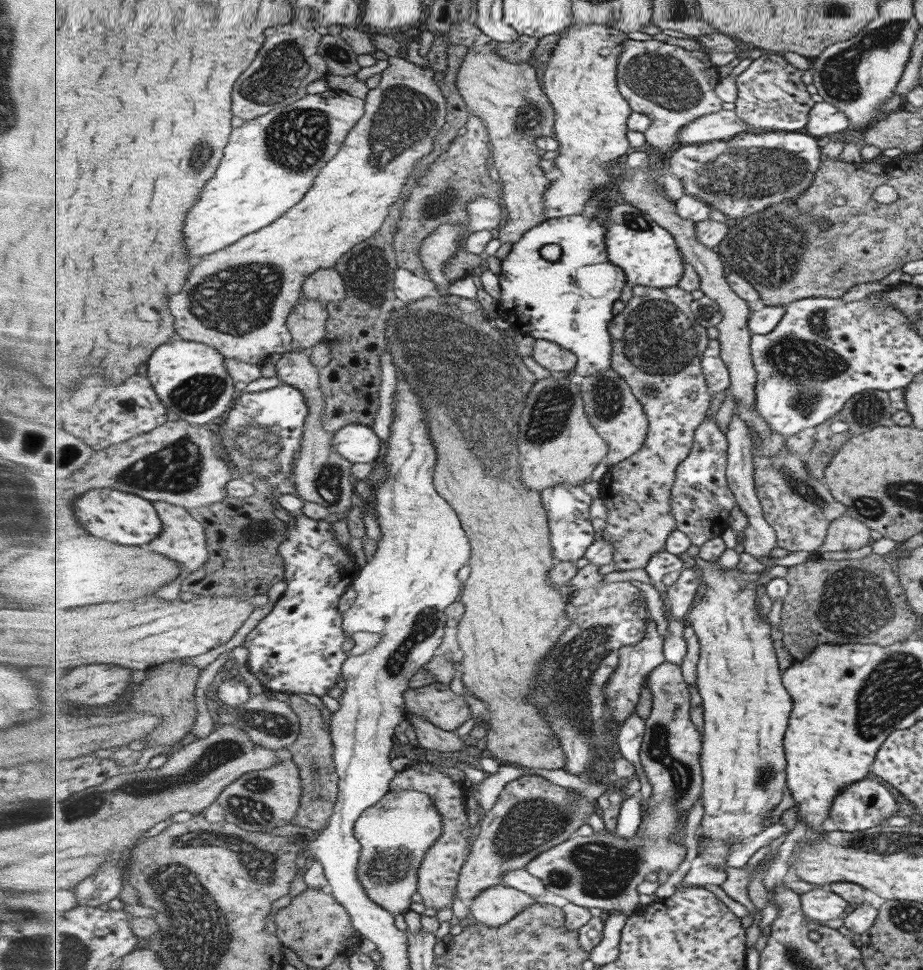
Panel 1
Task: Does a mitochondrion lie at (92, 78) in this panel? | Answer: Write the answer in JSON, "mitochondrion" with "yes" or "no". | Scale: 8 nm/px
{"mitochondrion":"no"}

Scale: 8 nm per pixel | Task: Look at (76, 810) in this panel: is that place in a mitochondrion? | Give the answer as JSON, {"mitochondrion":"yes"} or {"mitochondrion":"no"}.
{"mitochondrion":"yes"}

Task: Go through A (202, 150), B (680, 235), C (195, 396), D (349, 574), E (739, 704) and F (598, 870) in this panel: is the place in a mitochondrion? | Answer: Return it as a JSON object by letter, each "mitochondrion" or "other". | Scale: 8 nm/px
{"A":"mitochondrion","B":"other","C":"mitochondrion","D":"other","E":"other","F":"mitochondrion"}

